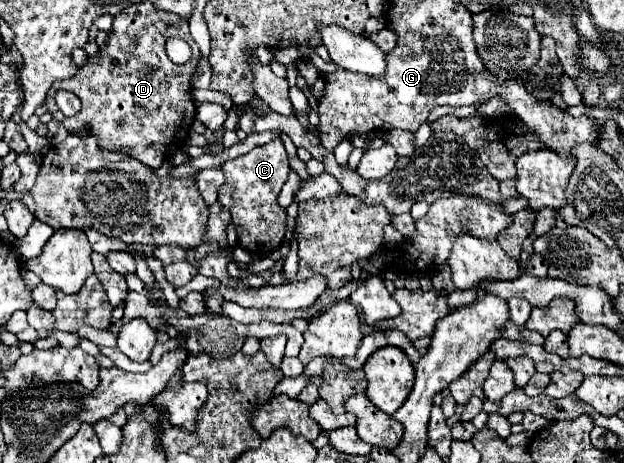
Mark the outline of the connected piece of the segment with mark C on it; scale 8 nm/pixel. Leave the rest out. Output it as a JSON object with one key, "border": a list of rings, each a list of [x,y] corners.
{"border":[[[273,139],[271,143],[259,145],[237,159],[225,161],[223,171],[227,181],[219,189],[219,201],[231,213],[239,245],[253,255],[265,255],[279,249],[285,241],[287,211],[277,203],[277,195],[289,173],[289,159],[281,139]]]}

